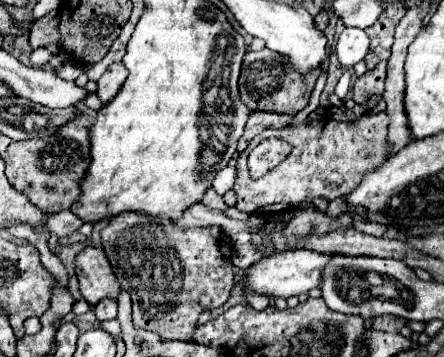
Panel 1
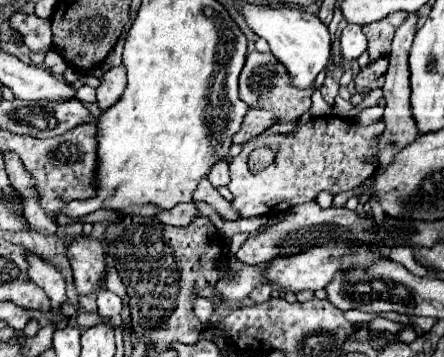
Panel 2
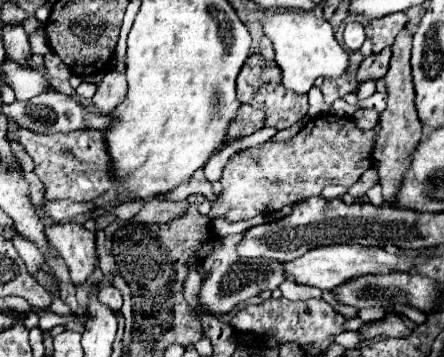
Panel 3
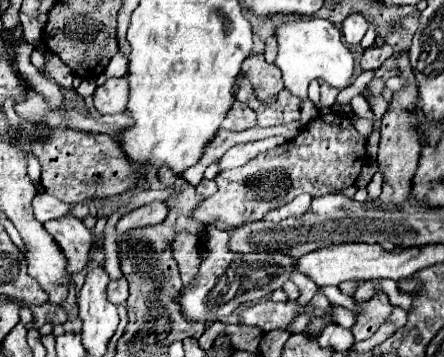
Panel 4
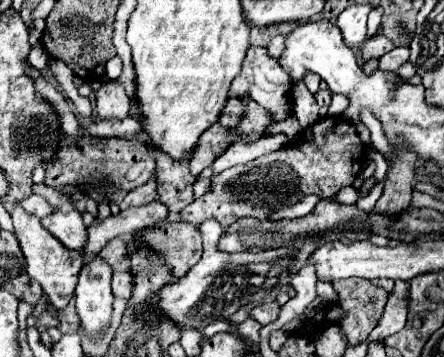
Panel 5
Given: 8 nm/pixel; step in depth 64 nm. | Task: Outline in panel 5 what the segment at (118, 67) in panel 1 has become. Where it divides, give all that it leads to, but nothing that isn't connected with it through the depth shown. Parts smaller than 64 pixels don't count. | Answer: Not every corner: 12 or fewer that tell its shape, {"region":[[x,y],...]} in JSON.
{"region":[[118,82],[96,92],[102,120],[124,120],[130,98]]}

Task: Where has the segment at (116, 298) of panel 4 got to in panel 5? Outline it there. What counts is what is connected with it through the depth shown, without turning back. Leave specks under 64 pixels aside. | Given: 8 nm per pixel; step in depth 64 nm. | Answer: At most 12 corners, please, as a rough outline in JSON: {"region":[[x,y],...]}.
{"region":[[116,270],[112,292],[120,298],[132,294],[132,272]]}

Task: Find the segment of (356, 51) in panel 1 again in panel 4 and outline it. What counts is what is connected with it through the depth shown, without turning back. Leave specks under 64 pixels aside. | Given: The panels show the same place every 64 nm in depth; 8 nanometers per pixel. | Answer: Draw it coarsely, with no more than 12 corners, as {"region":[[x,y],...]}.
{"region":[[362,12],[348,14],[342,22],[346,44],[358,46],[368,22]]}

